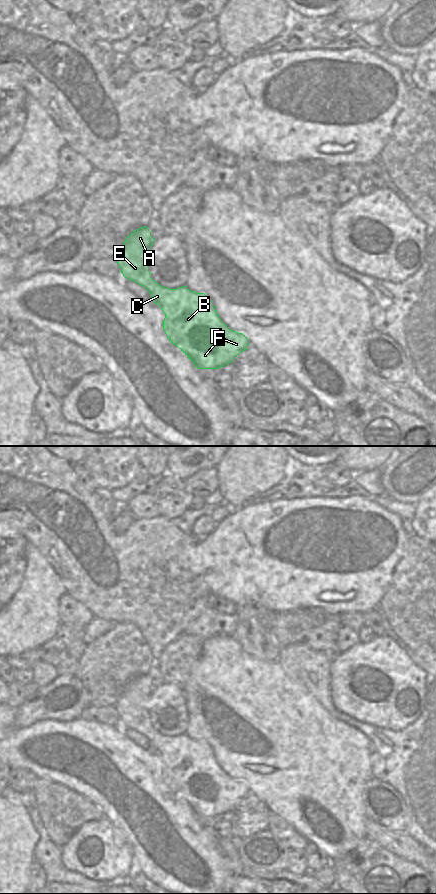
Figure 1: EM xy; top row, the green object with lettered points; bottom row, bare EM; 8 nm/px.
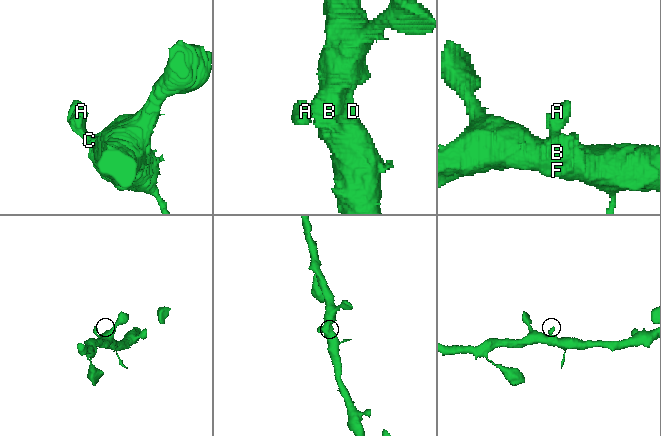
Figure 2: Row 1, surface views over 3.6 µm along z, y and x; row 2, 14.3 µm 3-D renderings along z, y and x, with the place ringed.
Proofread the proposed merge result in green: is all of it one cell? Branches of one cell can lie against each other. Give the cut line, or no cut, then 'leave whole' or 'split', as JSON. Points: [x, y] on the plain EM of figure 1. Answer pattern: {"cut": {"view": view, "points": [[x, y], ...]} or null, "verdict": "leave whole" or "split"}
{"cut": null, "verdict": "leave whole"}

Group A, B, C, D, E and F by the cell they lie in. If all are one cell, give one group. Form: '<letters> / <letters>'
A B C D E F

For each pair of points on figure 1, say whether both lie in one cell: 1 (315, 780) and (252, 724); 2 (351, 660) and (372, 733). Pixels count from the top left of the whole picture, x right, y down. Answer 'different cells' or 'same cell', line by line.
1: same cell
2: different cells

